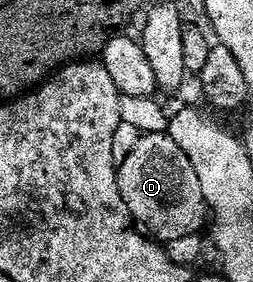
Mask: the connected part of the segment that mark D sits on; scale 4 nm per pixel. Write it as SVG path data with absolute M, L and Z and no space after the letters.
M167 131L141 135L130 158L126 158L126 162L119 165L116 177L120 193L133 220L151 239L167 246L178 238L195 236L205 231L203 228L204 224L206 228L209 211L202 194L202 186L198 186L198 178L194 174L194 166L190 166L190 158L186 158L182 146L178 146L178 142L174 142L174 138L168 135Z

